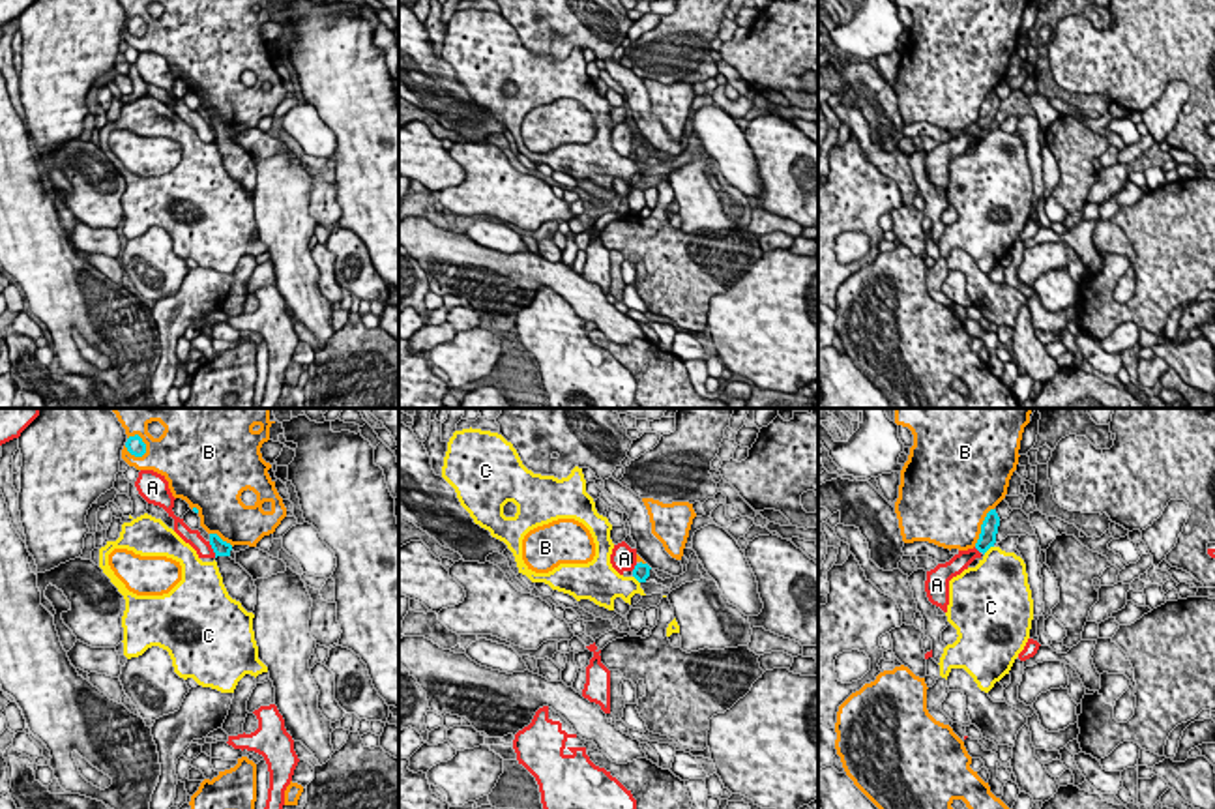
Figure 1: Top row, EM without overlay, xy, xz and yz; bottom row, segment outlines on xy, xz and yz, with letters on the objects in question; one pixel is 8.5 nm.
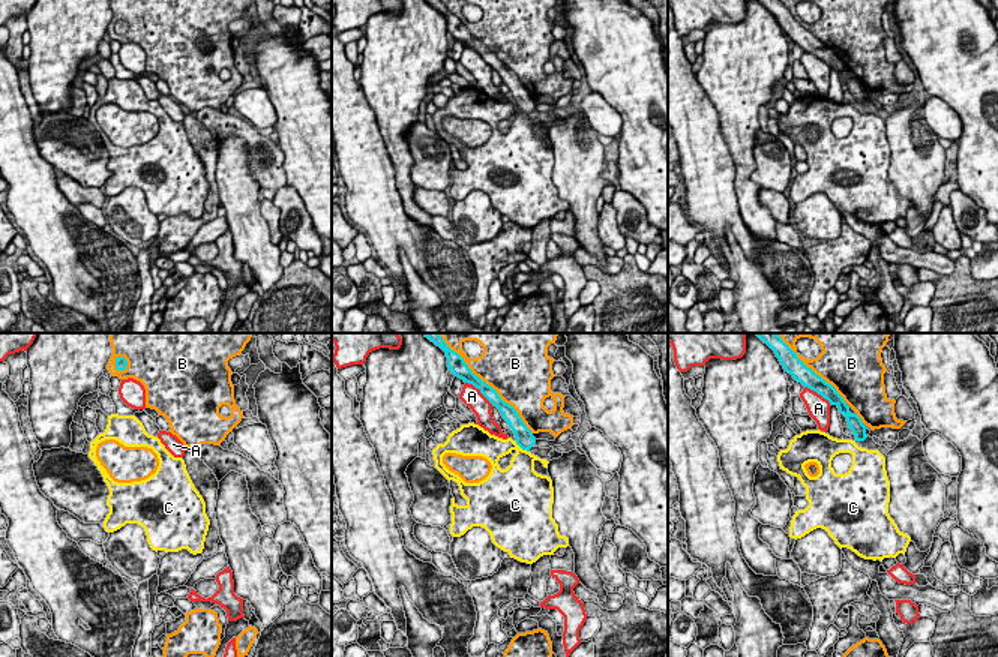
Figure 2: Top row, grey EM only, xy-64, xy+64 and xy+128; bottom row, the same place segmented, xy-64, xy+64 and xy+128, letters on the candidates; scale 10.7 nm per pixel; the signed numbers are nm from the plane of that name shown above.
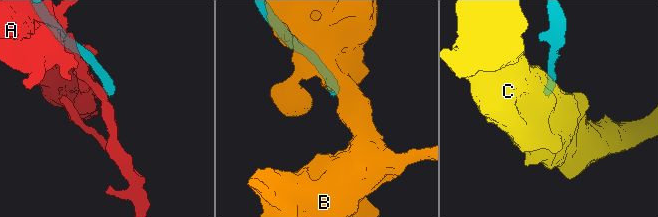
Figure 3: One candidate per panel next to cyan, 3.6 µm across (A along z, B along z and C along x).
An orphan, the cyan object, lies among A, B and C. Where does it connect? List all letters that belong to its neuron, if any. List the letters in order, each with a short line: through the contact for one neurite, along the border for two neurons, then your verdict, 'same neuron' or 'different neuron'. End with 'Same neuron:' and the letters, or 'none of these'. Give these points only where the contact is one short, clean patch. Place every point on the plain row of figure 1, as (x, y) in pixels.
A: different neuron
B: different neuron
C: line yz (993, 126), (983, 133); different neuron
Same neuron: none of these

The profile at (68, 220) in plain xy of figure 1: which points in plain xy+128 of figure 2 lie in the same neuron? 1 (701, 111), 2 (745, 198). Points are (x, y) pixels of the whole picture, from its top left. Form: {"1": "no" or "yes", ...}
{"1": "no", "2": "yes"}

